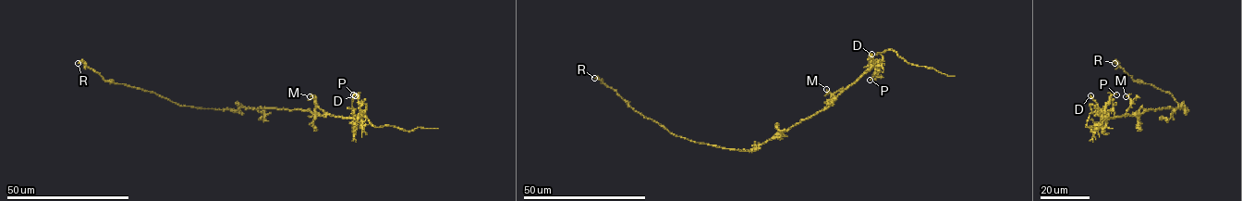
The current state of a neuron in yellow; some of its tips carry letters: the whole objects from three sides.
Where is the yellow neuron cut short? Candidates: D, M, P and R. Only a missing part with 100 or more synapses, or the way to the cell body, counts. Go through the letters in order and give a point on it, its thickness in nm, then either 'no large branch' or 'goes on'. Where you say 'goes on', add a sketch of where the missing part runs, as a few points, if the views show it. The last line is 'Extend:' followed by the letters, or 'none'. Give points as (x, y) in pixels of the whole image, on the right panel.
D: place (1090, 95); calibre 160 nm; no large branch
M: place (1126, 96); calibre 150 nm; no large branch
P: place (1116, 94); calibre 130 nm; no large branch
R: place (1114, 63); calibre 320 nm; no large branch
Extend: none

